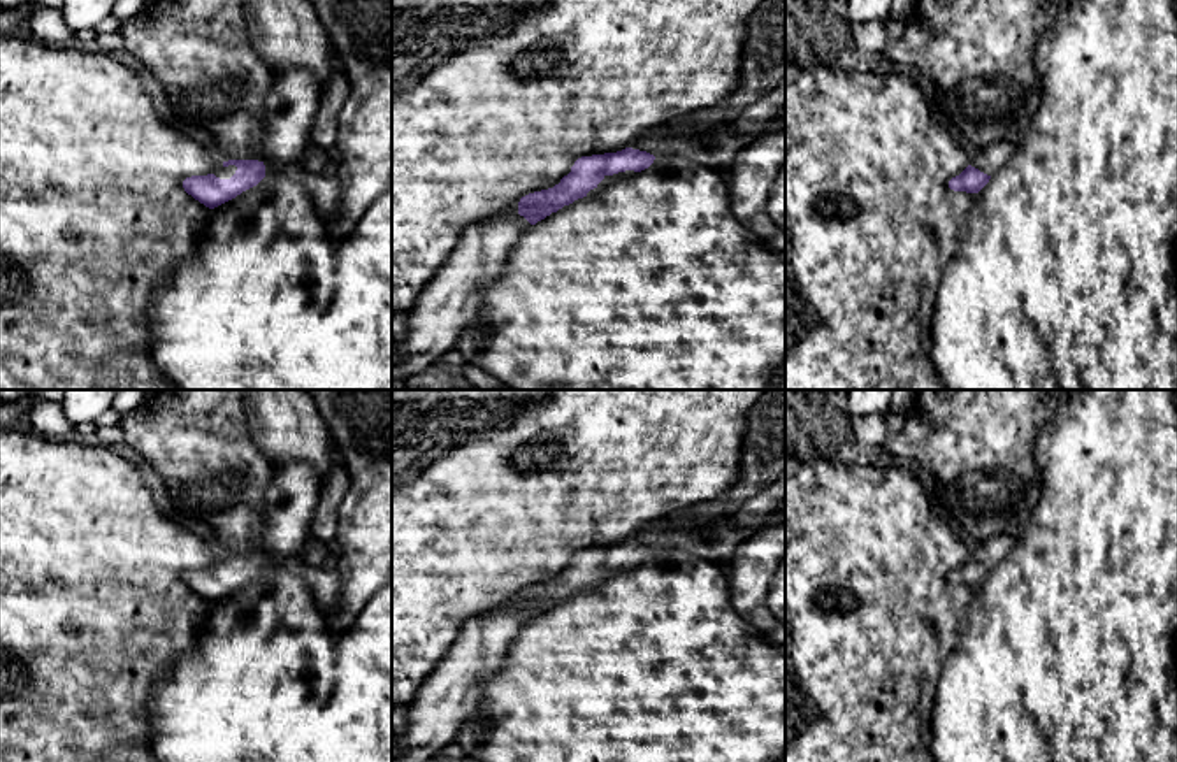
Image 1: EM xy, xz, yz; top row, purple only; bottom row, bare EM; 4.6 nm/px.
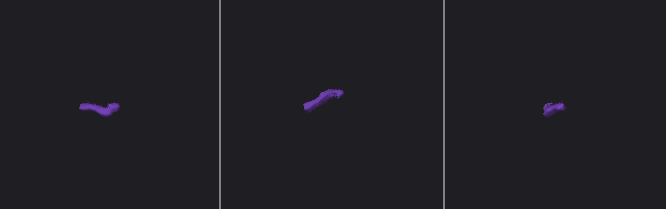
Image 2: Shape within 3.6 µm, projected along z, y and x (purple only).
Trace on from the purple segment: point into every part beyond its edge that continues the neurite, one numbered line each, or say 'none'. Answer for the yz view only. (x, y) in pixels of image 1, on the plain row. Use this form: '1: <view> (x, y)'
1: yz (989, 553)

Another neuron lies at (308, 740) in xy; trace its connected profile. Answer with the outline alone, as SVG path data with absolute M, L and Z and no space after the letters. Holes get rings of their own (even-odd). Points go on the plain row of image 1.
M392 576L350 629L332 636L336 679L327 702L306 708L283 762L392 762Z

